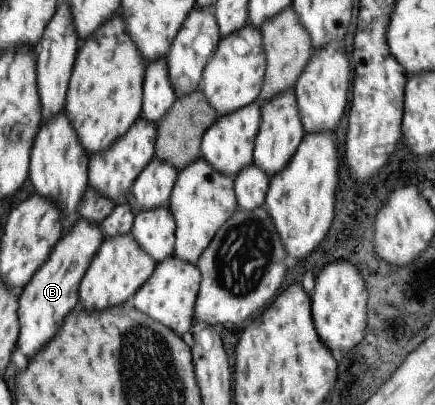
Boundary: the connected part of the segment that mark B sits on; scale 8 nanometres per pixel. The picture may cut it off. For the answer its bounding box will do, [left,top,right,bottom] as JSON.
[17,217,103,358]

